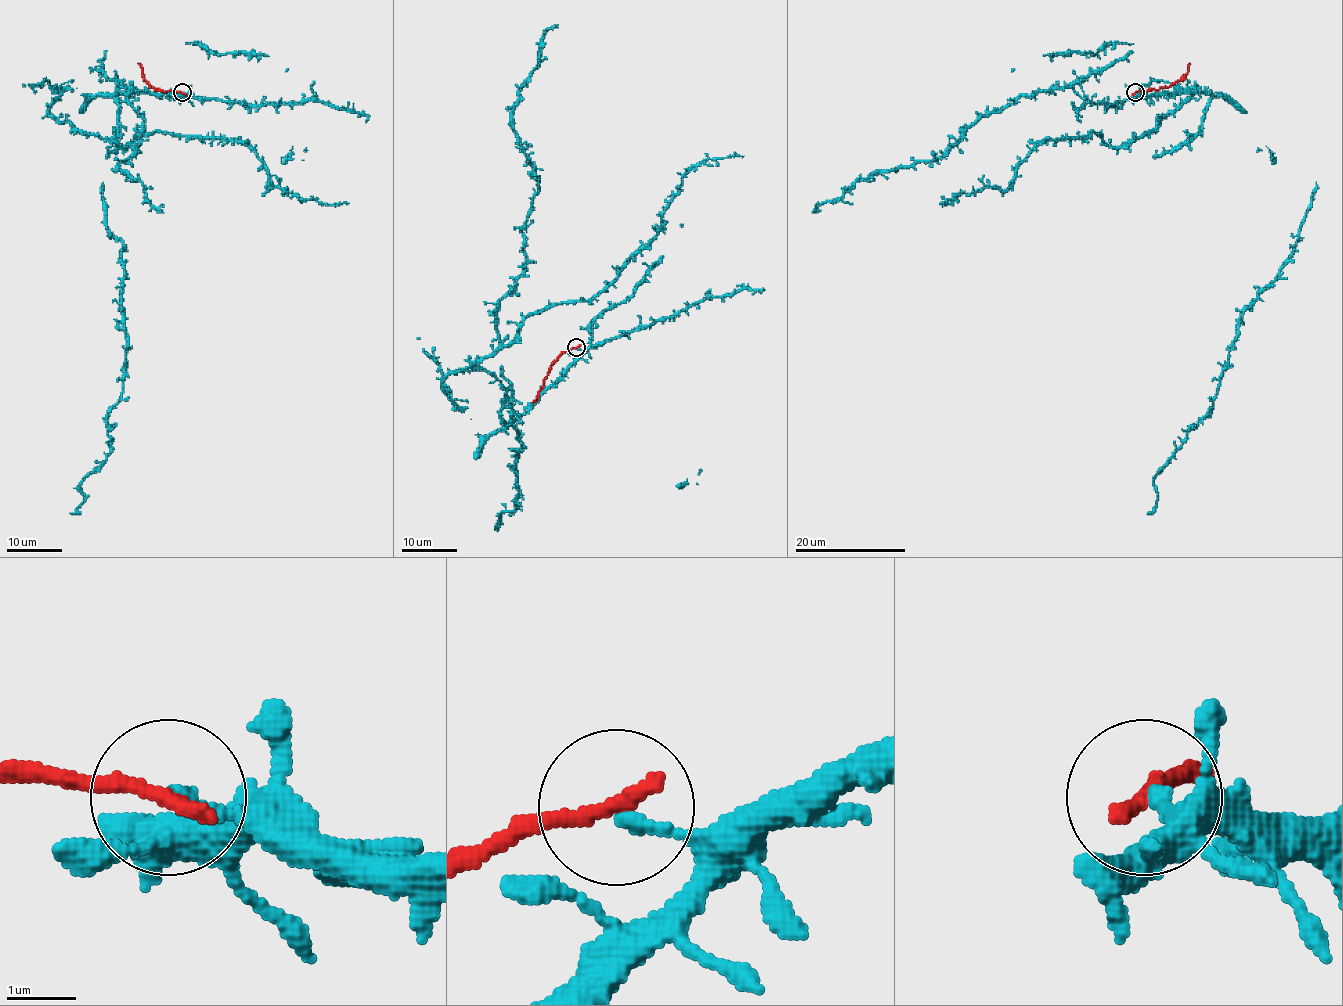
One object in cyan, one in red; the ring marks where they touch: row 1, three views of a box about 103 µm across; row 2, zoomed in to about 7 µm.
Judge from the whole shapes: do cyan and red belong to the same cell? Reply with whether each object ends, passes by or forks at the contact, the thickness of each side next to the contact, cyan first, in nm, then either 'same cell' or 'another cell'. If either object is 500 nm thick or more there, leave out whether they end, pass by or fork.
cyan ends | red ends | 200/280 nm | another cell

